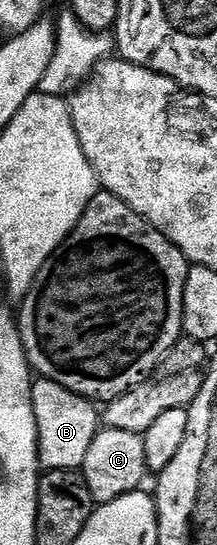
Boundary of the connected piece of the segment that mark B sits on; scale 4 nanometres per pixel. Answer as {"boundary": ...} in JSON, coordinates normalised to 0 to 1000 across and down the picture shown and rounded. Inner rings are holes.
{"boundary":[[[171,692],[157,694],[143,714],[143,743],[161,750],[175,851],[207,864],[350,864],[369,861],[401,839],[401,824],[419,824],[419,809],[438,809],[456,789],[452,741],[401,728],[373,728],[364,721],[336,721],[327,714],[309,714],[253,699]]]}

